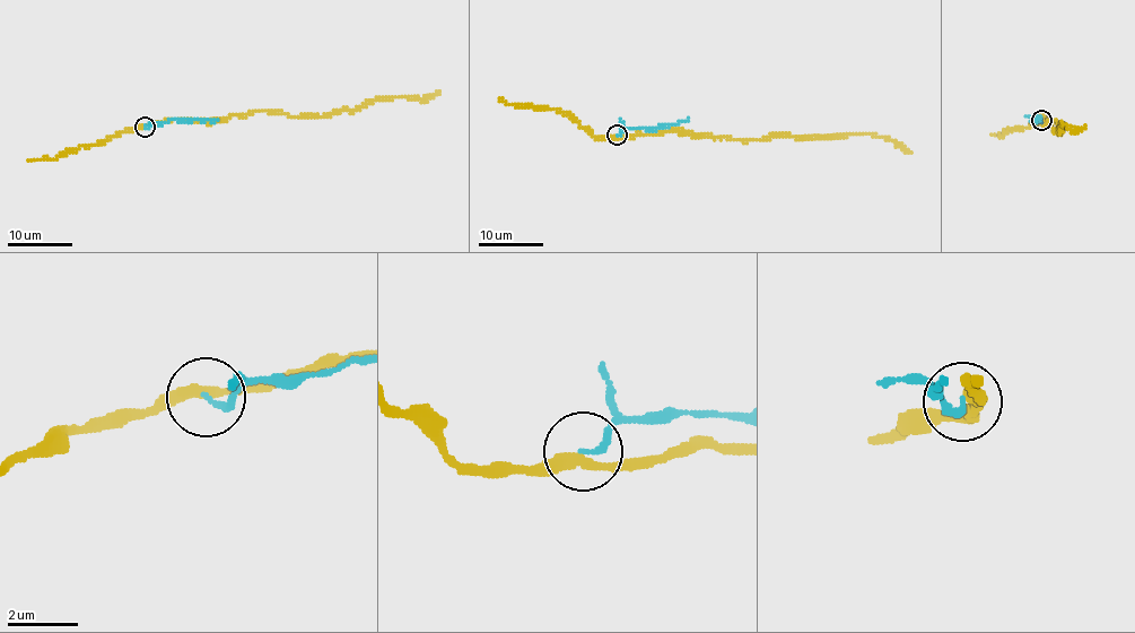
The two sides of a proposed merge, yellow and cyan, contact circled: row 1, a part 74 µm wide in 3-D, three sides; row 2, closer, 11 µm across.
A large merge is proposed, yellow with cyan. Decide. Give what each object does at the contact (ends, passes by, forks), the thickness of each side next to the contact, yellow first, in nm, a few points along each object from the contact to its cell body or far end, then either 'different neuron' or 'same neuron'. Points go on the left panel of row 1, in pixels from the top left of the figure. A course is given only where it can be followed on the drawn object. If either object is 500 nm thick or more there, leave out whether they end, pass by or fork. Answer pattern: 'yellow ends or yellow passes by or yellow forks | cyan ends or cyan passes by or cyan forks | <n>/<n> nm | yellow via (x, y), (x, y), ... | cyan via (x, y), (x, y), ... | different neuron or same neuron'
yellow passes by | cyan ends | 320/190 nm | yellow via (145, 126), (172, 119), (212, 121), (254, 111), (324, 115), (356, 111), (375, 101), (425, 100), (441, 92) | cyan via (145, 126), (197, 118), (218, 121) | different neuron

